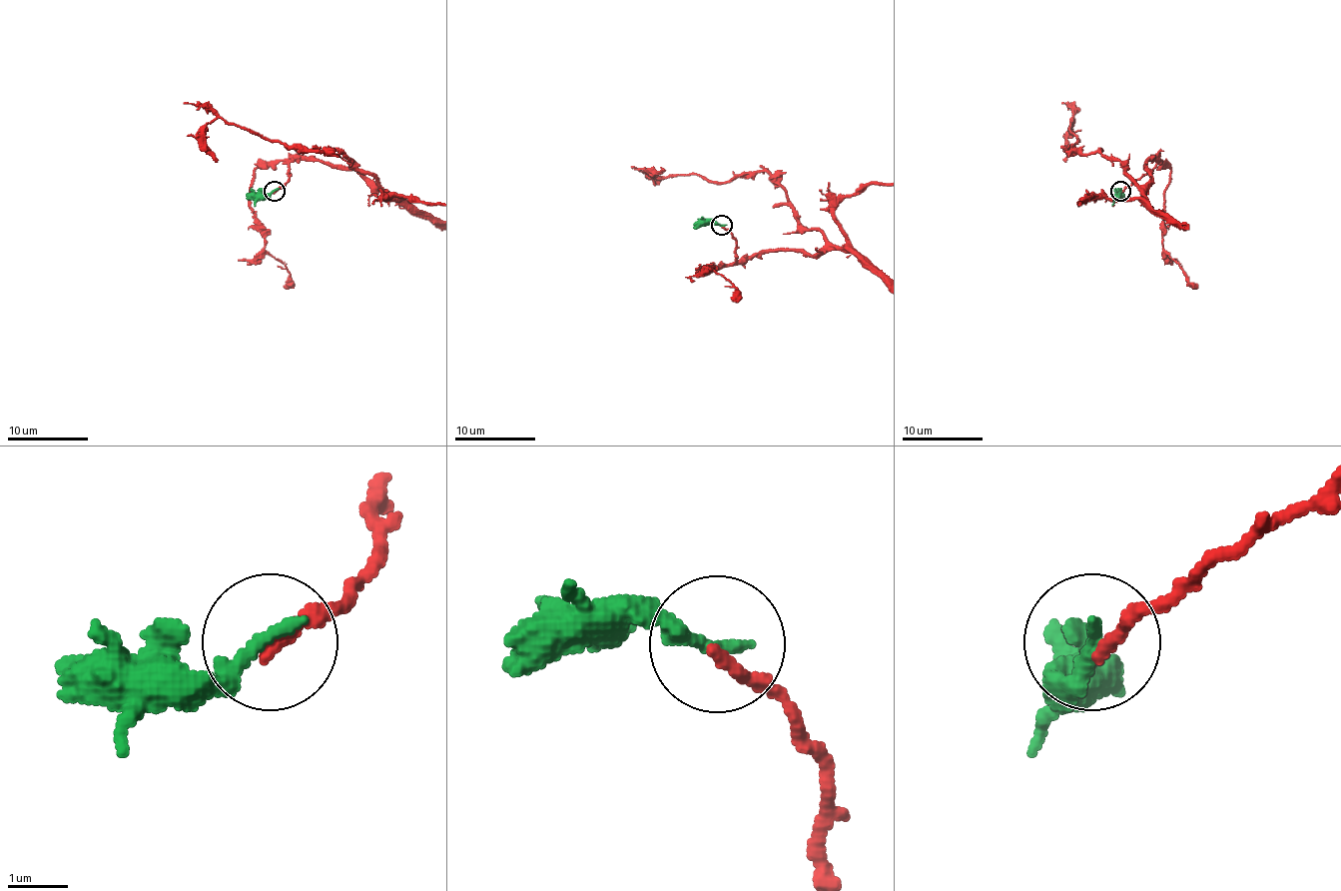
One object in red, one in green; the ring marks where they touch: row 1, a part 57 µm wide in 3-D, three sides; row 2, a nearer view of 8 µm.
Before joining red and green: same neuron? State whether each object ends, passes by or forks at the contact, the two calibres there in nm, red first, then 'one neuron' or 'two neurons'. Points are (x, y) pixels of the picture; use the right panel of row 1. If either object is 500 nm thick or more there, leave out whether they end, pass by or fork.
red ends; green ends; calibres 220 and 280 nm; two neurons

